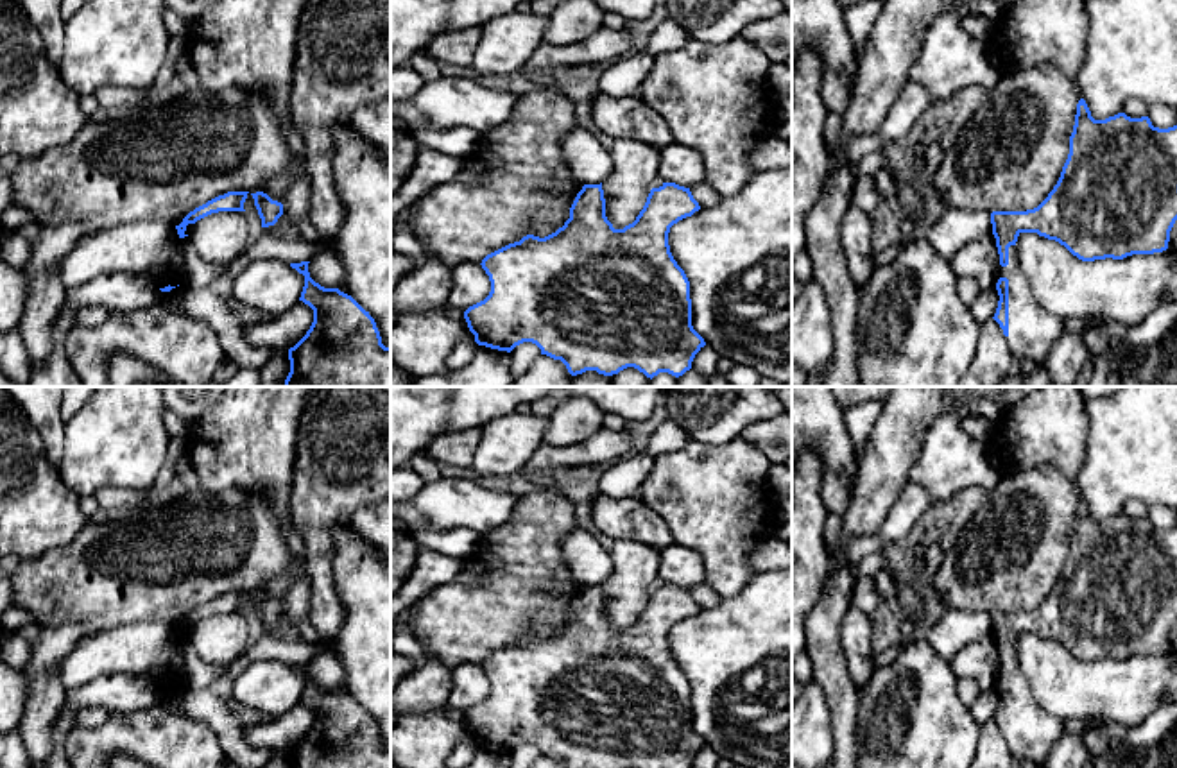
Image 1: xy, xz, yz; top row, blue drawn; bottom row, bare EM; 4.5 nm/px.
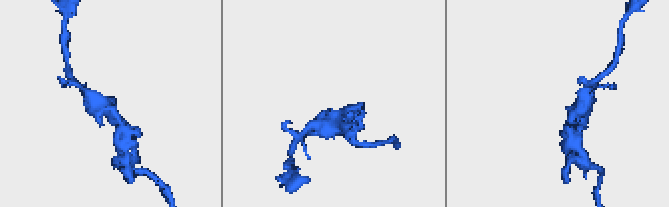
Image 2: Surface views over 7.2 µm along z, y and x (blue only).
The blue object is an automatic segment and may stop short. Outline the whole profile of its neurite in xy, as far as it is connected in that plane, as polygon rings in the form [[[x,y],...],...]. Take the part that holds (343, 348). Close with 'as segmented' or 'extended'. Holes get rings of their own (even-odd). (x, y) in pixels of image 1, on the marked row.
[[[290,263],[305,276],[299,301],[314,310],[314,322],[288,349],[290,372],[283,387],[391,387],[391,347],[382,344],[374,319],[351,295],[315,283],[308,263]]] | as segmented

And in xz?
[[[602,183],[584,184],[570,208],[570,218],[555,233],[545,238],[527,235],[482,260],[491,292],[464,311],[475,342],[507,353],[523,342],[532,342],[541,354],[561,360],[571,376],[586,371],[613,376],[627,367],[638,369],[650,380],[659,372],[683,376],[706,342],[692,326],[690,281],[670,252],[668,233],[674,224],[699,209],[690,188],[663,183],[650,190],[632,224],[614,229],[606,217]]] | as segmented

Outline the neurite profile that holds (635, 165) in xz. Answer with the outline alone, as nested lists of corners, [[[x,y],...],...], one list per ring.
[[[614,140],[613,168],[602,183],[606,217],[614,229],[632,224],[643,209],[657,177],[661,150],[634,140]]]

